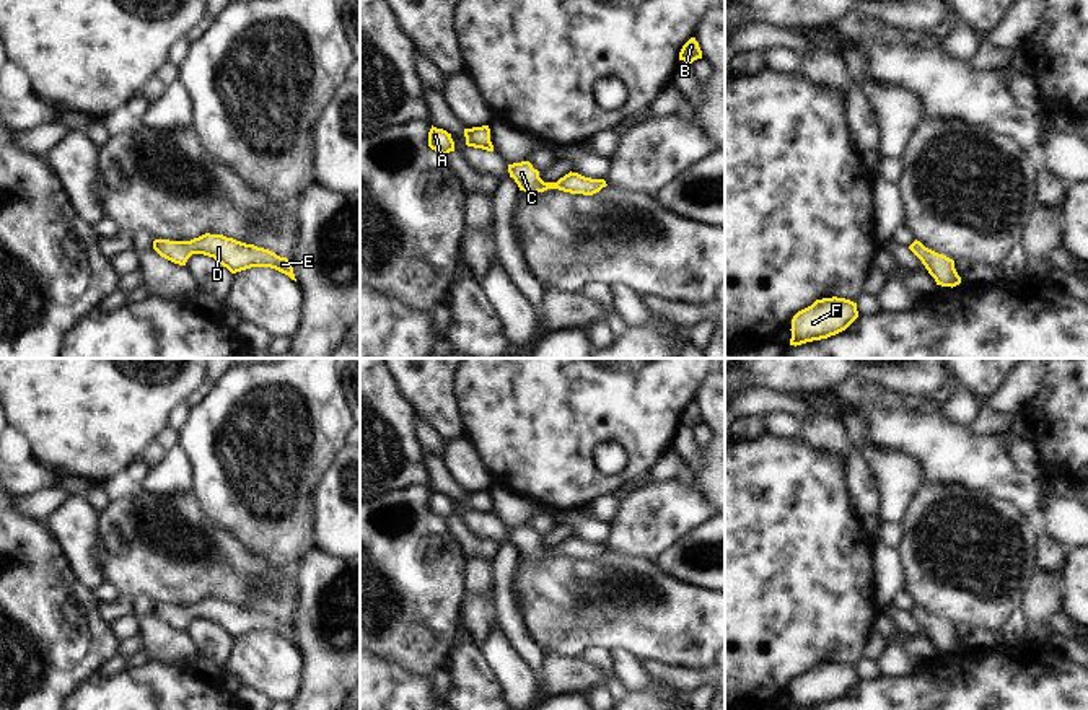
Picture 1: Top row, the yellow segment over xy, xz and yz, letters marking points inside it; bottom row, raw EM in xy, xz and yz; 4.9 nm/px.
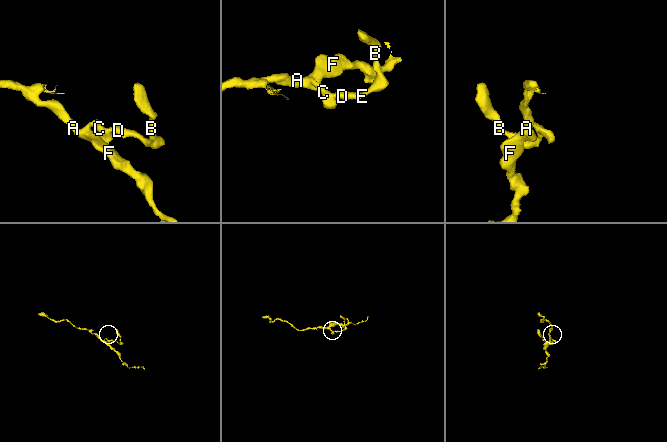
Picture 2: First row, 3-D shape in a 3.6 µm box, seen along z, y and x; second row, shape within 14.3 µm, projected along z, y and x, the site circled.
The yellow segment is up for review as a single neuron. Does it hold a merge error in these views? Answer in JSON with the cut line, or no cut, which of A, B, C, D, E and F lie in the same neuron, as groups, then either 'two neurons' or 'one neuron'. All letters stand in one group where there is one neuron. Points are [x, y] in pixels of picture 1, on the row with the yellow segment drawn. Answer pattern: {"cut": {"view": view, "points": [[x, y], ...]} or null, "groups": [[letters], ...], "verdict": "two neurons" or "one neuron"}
{"cut": null, "groups": [["A", "B", "C", "D", "E", "F"]], "verdict": "one neuron"}

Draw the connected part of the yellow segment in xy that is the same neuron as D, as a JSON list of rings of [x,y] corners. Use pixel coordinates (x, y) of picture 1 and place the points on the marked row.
[[[205,233],[191,241],[155,239],[153,249],[161,257],[179,265],[186,265],[192,254],[204,254],[218,261],[231,274],[251,267],[270,267],[296,282],[293,267],[287,257],[280,257],[269,249],[246,244],[223,234]]]

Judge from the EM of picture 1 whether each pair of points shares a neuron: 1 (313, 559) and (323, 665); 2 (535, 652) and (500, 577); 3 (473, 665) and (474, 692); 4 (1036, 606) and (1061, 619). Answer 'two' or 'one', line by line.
1: one
2: one
3: one
4: two

